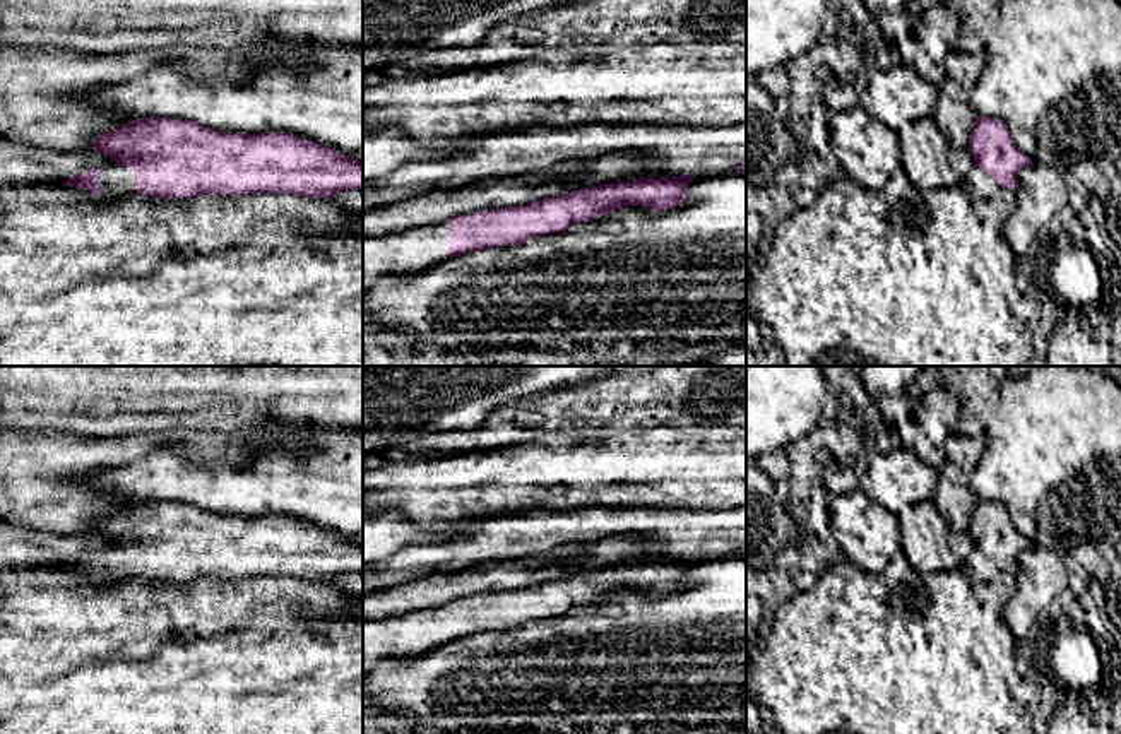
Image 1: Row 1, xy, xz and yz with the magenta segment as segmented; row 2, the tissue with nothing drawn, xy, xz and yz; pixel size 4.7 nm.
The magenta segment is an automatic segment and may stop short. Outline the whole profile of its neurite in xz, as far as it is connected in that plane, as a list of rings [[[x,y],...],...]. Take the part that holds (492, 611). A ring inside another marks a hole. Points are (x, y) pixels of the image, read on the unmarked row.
[[[685,554],[671,561],[606,566],[527,589],[464,597],[397,618],[363,618],[363,676],[383,659],[418,657],[469,635],[565,616],[573,607],[628,589],[673,594],[688,583],[691,565],[695,561]]]

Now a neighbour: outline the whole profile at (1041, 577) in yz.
[[[1035,544],[1023,549],[1017,563],[1017,589],[1003,607],[1003,619],[1015,640],[1030,643],[1051,604],[1068,590],[1068,570],[1061,554]]]

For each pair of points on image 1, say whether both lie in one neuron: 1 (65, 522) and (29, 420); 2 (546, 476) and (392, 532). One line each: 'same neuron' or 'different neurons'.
1: different neurons
2: different neurons

